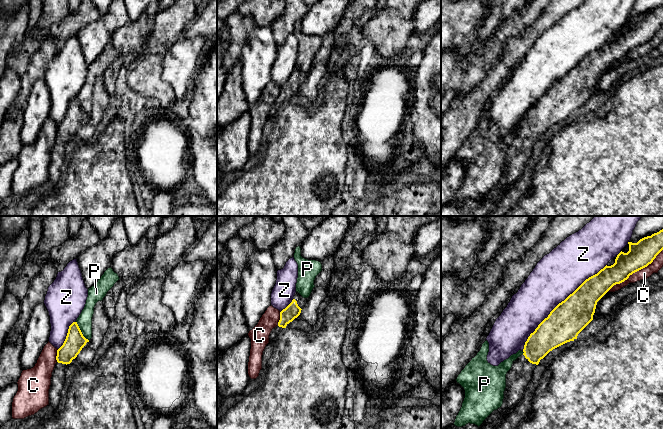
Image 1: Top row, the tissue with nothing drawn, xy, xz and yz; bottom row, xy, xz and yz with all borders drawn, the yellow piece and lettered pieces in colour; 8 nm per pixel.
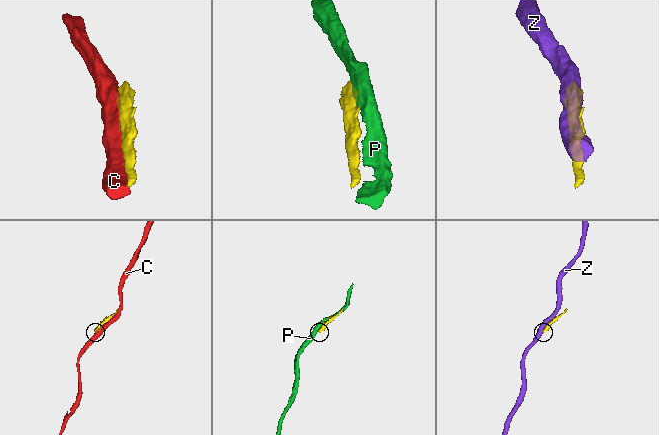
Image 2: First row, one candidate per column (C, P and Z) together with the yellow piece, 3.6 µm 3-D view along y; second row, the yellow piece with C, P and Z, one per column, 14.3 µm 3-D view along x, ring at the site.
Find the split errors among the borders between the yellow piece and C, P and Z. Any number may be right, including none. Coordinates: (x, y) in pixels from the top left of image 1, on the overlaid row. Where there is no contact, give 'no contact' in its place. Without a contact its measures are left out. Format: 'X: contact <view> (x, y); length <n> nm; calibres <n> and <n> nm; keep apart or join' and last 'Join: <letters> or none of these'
C: contact yz (635, 271); length 550 nm; calibres 200 and 90 nm; keep apart
P: contact xy (80, 331); length 190 nm; calibres 160 and 120 nm; keep apart
Z: contact yz (559, 303); length 950 nm; calibres 280 and 380 nm; keep apart
Join: none of these

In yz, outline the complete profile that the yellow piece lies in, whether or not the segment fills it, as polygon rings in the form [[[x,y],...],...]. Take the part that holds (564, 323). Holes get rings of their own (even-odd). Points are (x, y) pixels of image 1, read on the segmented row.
[[[663,229],[637,243],[628,242],[629,251],[620,252],[615,263],[605,266],[586,279],[572,294],[559,303],[530,334],[523,354],[513,361],[506,374],[501,418],[511,414],[522,399],[540,360],[553,349],[577,339],[578,334],[593,320],[597,302],[616,284],[647,267],[663,250]]]

